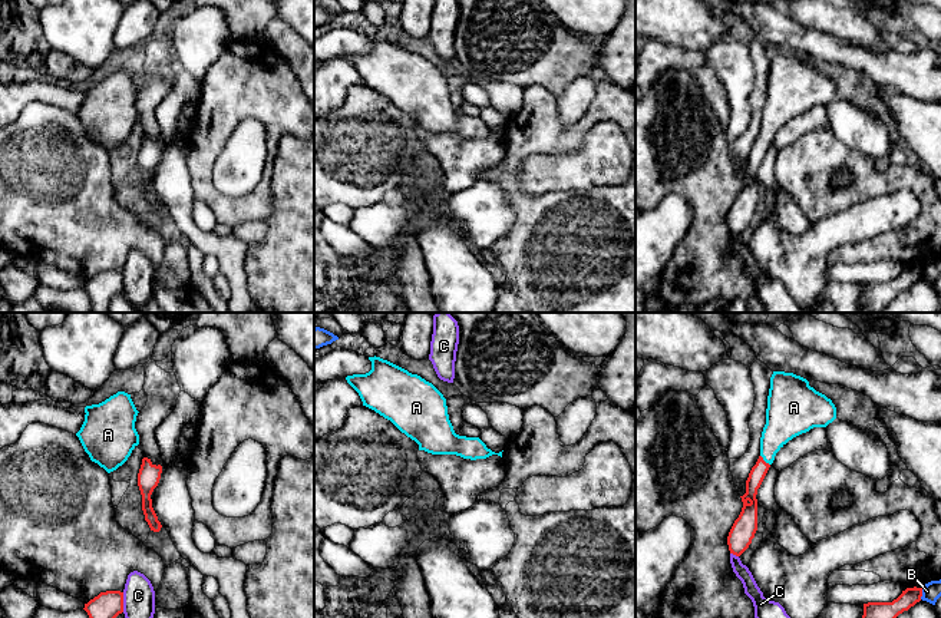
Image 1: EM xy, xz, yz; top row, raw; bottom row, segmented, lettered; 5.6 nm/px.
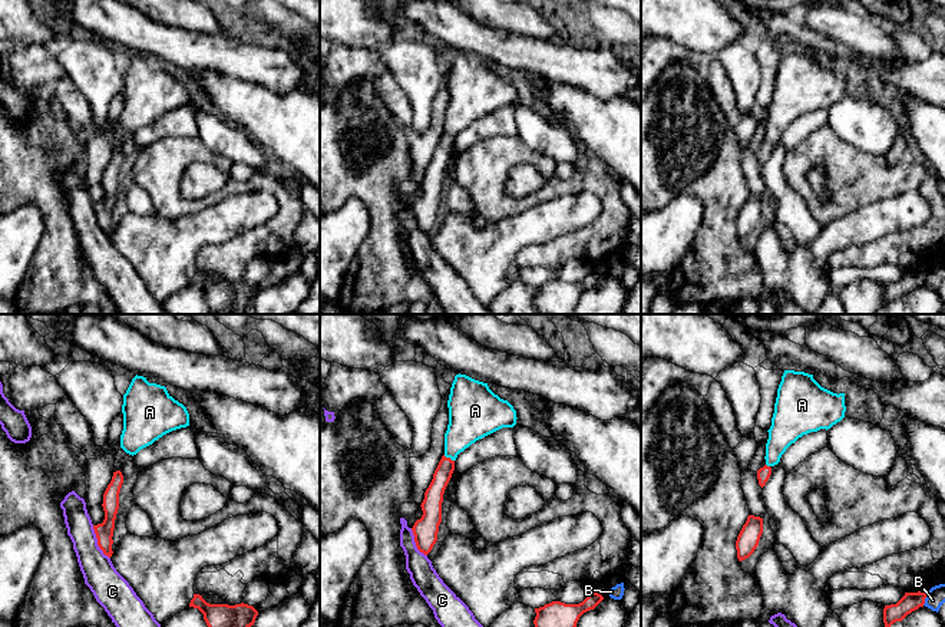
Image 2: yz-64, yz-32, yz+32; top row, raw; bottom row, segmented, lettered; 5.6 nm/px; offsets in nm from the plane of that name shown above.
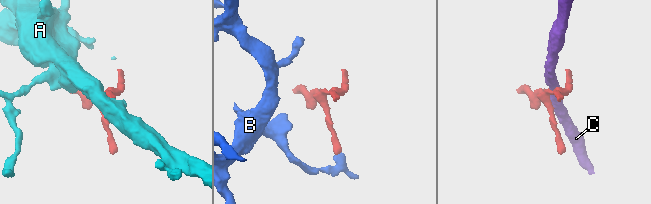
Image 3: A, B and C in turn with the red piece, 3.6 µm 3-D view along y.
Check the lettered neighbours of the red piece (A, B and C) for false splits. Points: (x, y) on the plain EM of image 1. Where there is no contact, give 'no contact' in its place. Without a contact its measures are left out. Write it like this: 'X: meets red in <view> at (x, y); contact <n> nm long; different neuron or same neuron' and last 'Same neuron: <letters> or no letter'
A: meets red in yz at (763, 139); contact 80 nm long; same neuron
B: meets red in yz at (921, 273); contact 70 nm long; different neuron
C: meets red in xy at (122, 281); contact 110 nm long; different neuron
Same neuron: A

